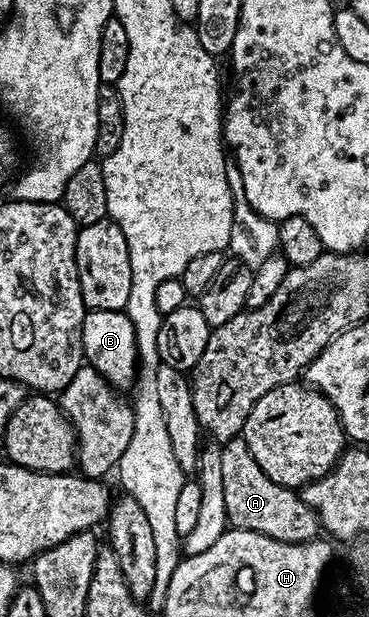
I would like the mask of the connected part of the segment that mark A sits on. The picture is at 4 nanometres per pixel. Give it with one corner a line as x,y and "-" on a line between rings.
237,436
221,448
221,476
225,483
227,520
234,528
257,531
285,543
313,541
320,536
319,516
294,489
273,483
253,459
249,447

